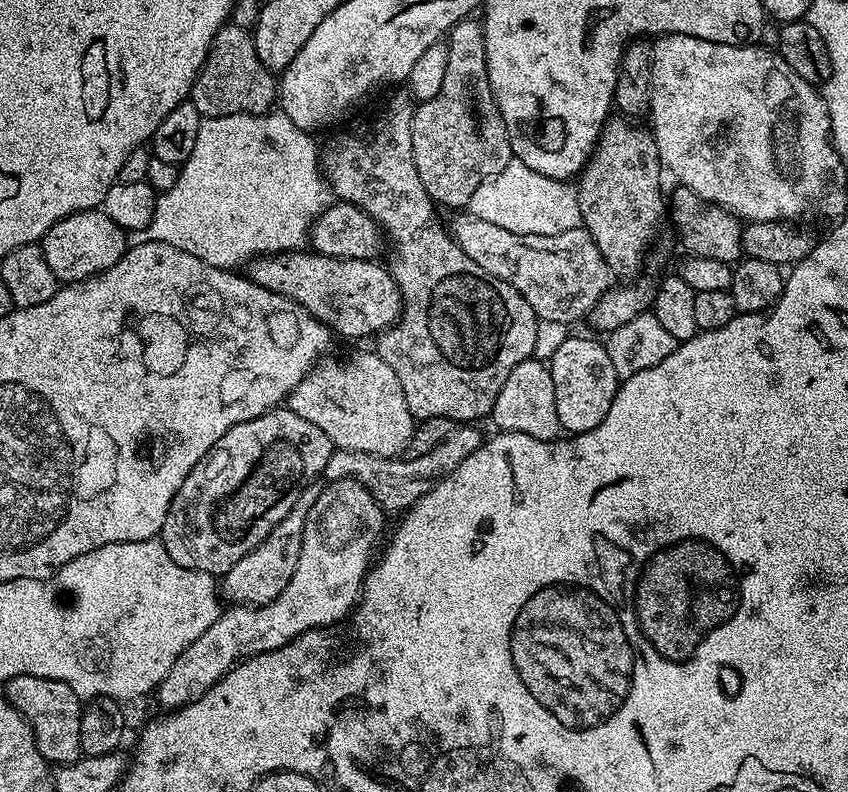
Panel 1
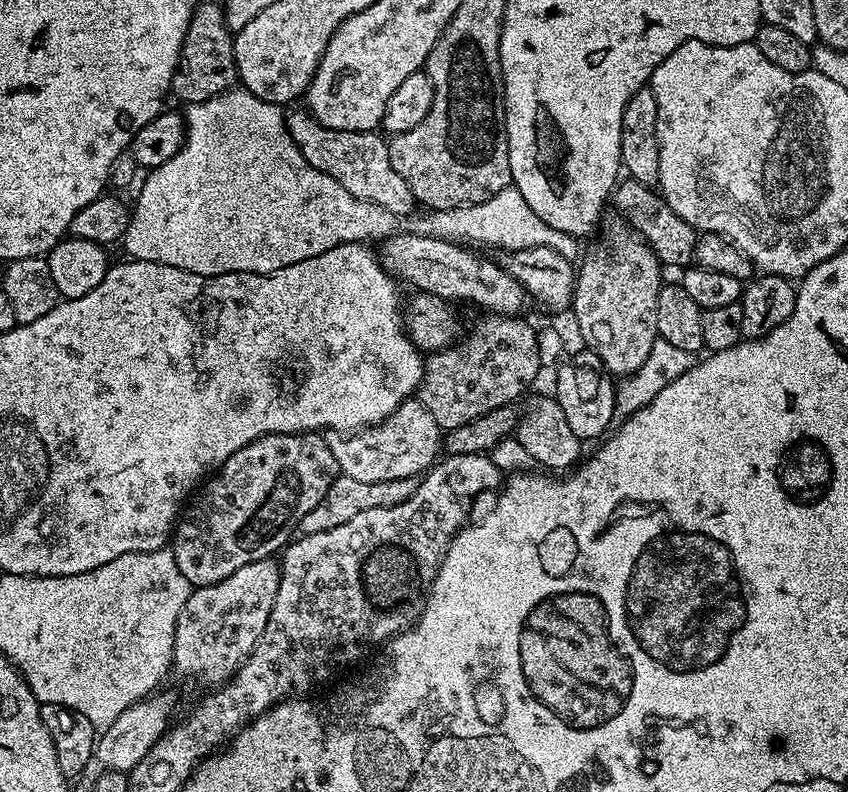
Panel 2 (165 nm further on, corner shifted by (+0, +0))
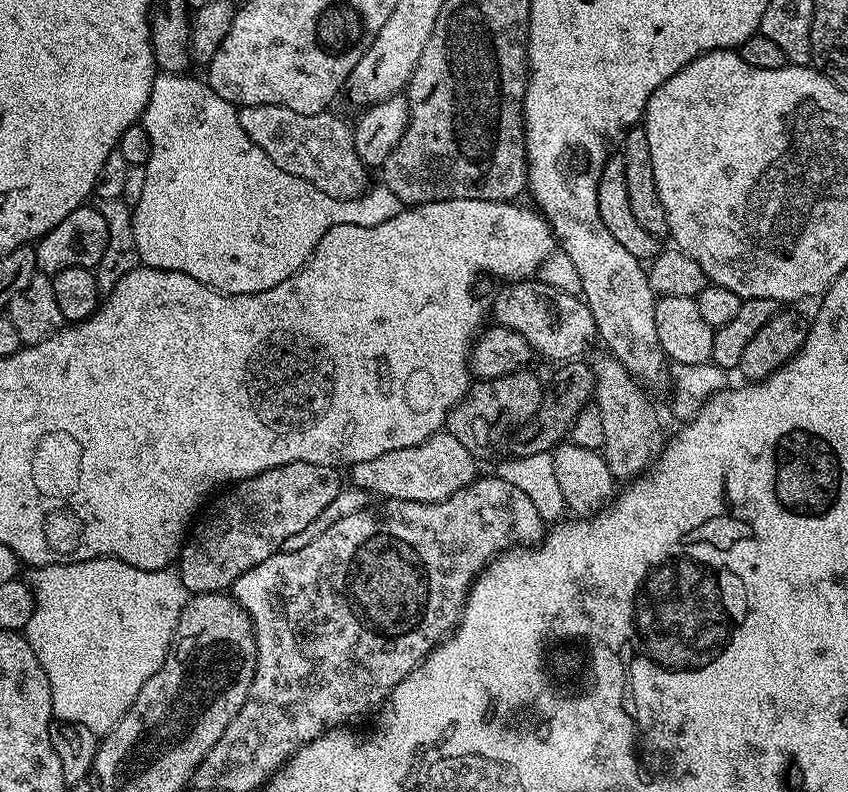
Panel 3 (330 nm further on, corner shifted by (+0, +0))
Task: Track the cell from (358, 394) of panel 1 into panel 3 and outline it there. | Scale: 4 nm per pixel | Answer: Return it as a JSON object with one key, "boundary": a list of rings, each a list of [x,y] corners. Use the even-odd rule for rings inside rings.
{"boundary":[[[441,430],[435,432],[430,438],[426,438],[426,442],[422,442],[418,446],[408,446],[406,450],[394,450],[393,452],[382,454],[370,462],[358,462],[351,465],[351,483],[357,488],[363,488],[369,494],[377,492],[380,498],[387,498],[389,500],[438,502],[439,500],[450,498],[450,494],[462,490],[467,484],[477,479],[476,460],[477,457],[474,453],[466,446],[462,446],[462,442],[458,442],[458,438],[454,438],[446,430]]]}

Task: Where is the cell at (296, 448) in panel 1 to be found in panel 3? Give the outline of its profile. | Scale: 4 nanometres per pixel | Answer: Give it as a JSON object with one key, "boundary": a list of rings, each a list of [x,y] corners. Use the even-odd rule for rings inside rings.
{"boundary":[[[290,462],[286,466],[274,466],[262,474],[250,477],[249,480],[235,481],[227,490],[221,491],[191,525],[180,550],[178,571],[188,593],[224,592],[231,589],[234,581],[246,574],[246,570],[258,566],[258,562],[266,562],[266,558],[270,558],[272,553],[281,551],[286,538],[310,526],[310,522],[314,522],[314,518],[318,518],[318,514],[322,514],[322,510],[326,510],[326,506],[330,506],[334,498],[338,498],[342,487],[340,476],[341,473],[330,466]]]}

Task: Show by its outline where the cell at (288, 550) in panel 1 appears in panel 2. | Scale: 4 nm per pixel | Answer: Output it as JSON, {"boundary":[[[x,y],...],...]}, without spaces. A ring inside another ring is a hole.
{"boundary":[[[269,558],[234,570],[234,574],[222,578],[222,582],[192,590],[174,630],[172,668],[184,676],[212,684],[208,686],[219,685],[231,678],[246,662],[258,638],[262,638],[262,630],[266,630],[279,581],[280,565]]]}

